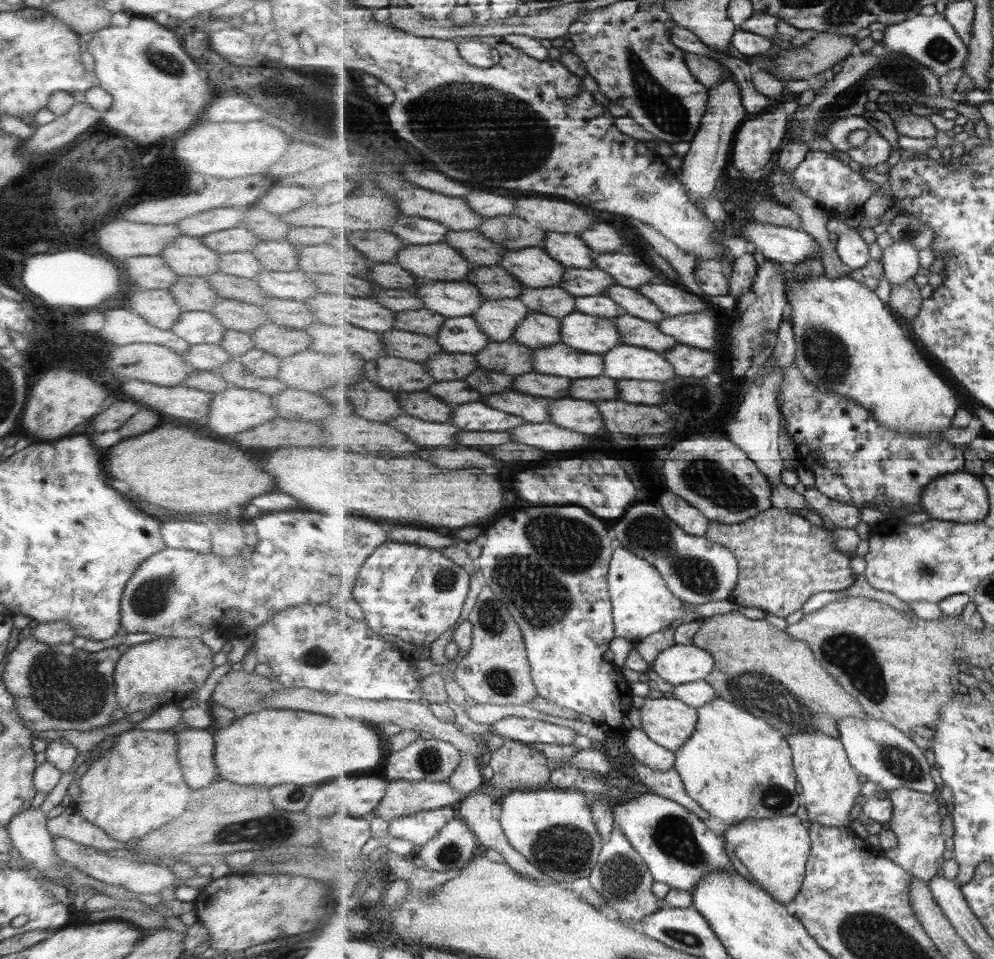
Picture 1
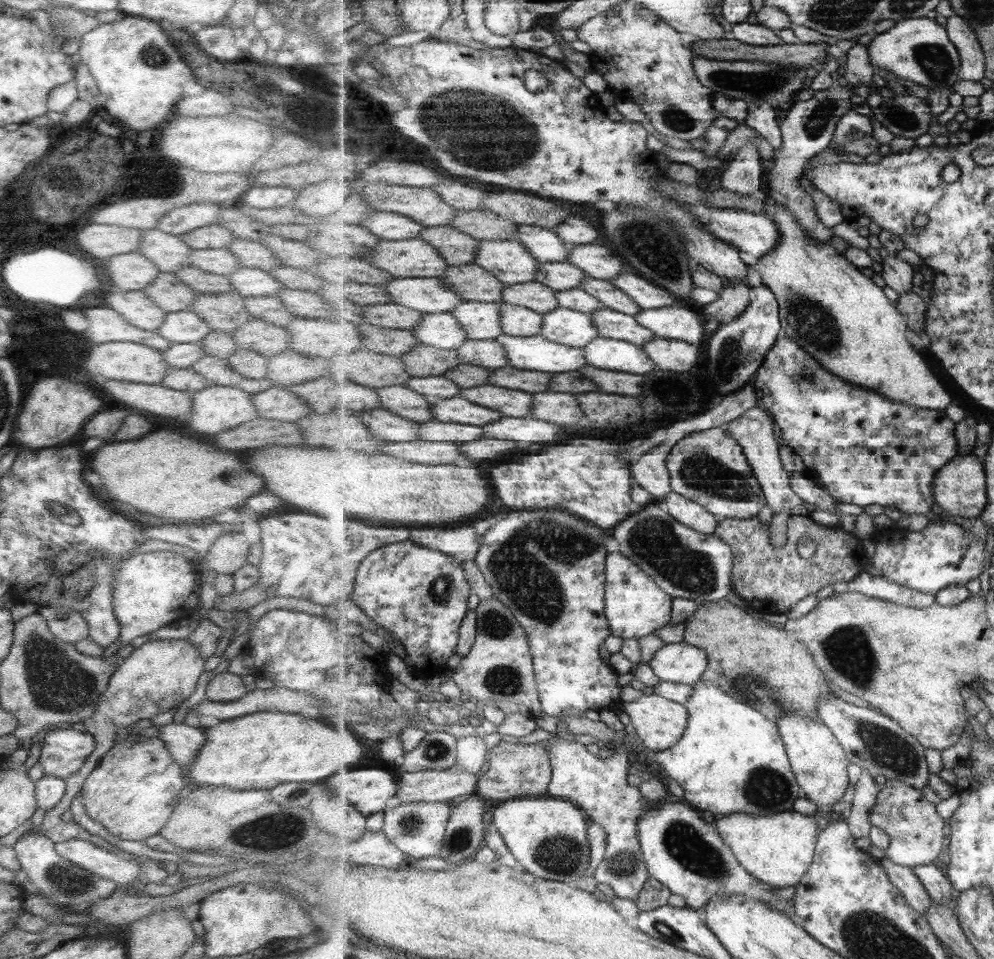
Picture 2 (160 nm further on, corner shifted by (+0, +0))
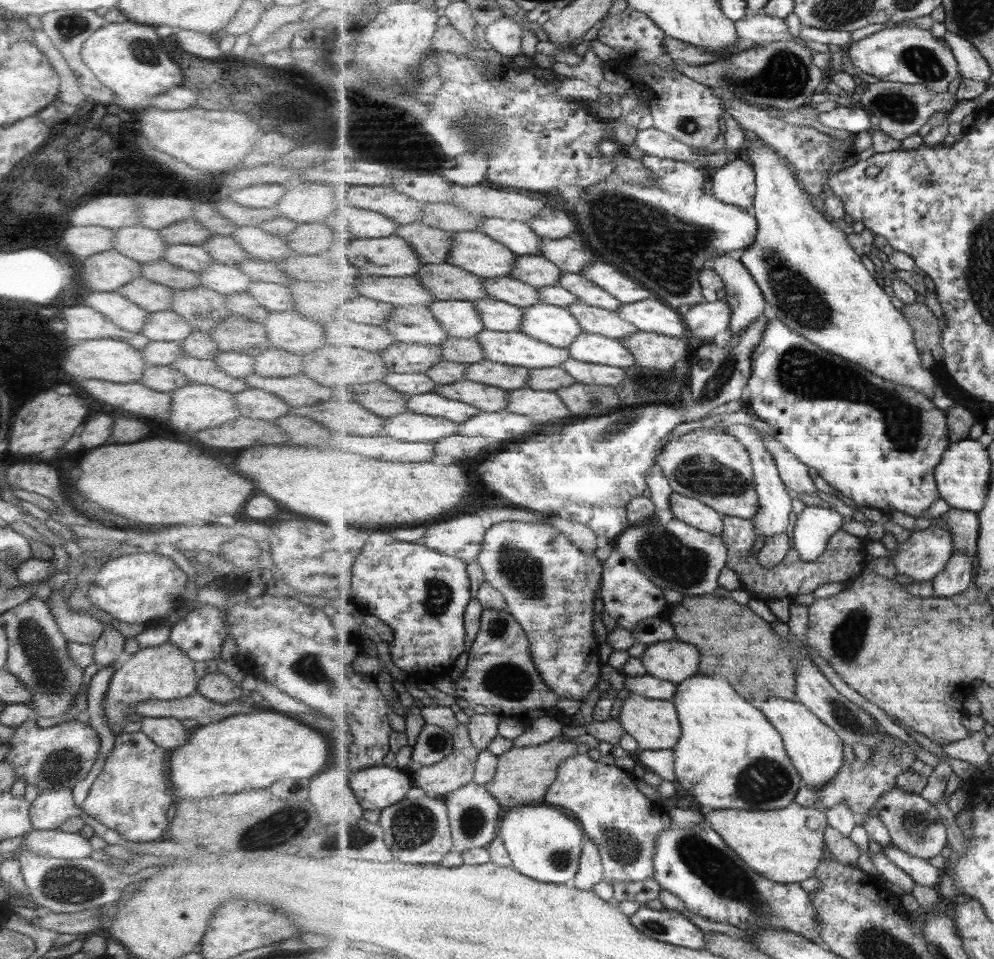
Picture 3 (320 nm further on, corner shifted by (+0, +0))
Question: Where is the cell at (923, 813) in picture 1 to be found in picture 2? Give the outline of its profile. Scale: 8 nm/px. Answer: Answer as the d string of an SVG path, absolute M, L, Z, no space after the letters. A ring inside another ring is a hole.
M891 779L882 781L882 785L870 821L891 837L889 848L885 849L885 857L911 868L933 864L947 849L949 822L939 815L933 802L925 799L921 789Z

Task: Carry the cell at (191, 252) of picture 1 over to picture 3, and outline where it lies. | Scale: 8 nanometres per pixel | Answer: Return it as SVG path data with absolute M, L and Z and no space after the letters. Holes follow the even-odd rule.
M137 225L116 229L110 250L141 264L163 260L166 246L159 232Z

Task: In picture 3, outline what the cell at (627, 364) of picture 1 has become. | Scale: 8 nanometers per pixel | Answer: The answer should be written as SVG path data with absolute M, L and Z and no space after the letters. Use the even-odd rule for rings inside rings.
M583 331L568 349L571 357L583 362L621 368L637 365L634 354L620 340L601 334L588 334Z

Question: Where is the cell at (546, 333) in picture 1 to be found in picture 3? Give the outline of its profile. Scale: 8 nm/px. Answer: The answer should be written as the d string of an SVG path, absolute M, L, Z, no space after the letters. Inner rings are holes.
M484 296L476 300L481 319L488 330L495 332L521 332L523 326L524 309L492 296Z

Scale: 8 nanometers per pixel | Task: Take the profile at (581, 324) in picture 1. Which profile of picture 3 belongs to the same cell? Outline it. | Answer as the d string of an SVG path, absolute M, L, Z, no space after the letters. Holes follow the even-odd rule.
M539 303L524 309L521 331L555 348L569 348L583 334L583 326L569 308Z

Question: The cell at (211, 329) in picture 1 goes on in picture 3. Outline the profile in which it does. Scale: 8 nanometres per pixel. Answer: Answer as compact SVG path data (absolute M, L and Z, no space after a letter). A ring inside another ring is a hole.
M169 309L149 313L140 328L140 334L152 342L180 342L193 332L192 328Z

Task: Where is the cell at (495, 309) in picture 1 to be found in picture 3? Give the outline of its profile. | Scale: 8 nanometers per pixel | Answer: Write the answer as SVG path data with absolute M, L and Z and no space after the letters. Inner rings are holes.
M438 300L428 307L451 338L473 339L487 330L479 309L476 308L476 302Z

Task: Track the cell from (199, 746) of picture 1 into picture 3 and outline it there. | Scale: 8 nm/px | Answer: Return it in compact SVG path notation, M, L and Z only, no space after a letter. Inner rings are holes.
M141 718L141 733L153 744L166 751L183 746L191 730L185 729L180 721L174 718Z

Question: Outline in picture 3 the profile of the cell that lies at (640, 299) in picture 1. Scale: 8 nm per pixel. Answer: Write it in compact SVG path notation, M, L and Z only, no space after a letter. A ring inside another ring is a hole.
M563 273L559 285L569 289L569 292L573 292L583 303L597 308L618 312L618 308L622 305L615 295L597 286L595 282L585 278L581 273Z

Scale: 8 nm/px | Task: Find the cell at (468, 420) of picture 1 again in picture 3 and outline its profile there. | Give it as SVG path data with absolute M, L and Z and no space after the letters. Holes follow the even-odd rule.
M439 393L410 395L406 404L408 404L409 411L427 416L443 417L459 425L480 414L478 408L465 404L463 401L441 396Z

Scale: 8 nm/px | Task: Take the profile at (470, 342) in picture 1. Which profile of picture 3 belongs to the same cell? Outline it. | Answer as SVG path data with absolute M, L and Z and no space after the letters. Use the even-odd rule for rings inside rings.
M398 306L390 315L384 328L400 343L441 345L451 338L428 306Z

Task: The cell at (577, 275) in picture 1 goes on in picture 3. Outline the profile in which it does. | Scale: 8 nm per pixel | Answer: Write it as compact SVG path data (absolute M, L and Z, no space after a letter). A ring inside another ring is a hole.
M519 256L510 276L543 288L560 284L561 275L565 273L555 263L543 256Z

